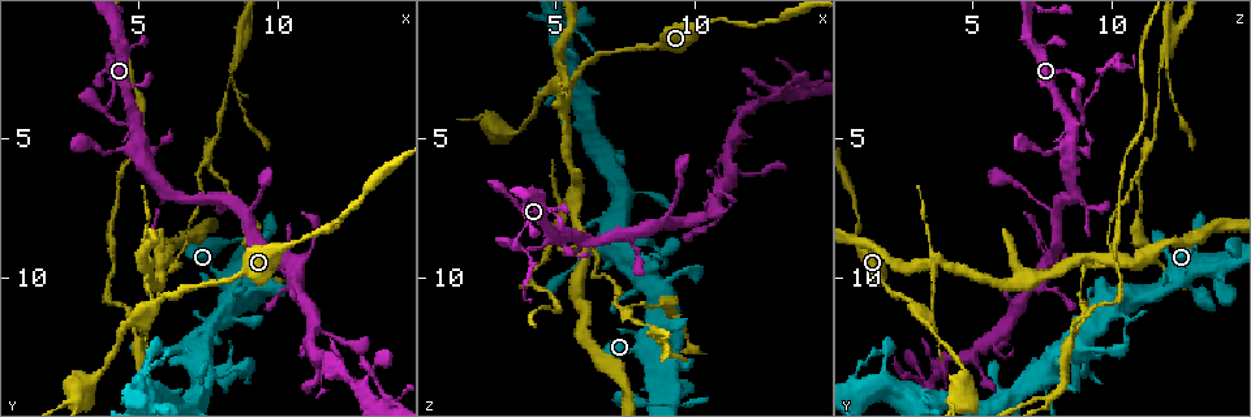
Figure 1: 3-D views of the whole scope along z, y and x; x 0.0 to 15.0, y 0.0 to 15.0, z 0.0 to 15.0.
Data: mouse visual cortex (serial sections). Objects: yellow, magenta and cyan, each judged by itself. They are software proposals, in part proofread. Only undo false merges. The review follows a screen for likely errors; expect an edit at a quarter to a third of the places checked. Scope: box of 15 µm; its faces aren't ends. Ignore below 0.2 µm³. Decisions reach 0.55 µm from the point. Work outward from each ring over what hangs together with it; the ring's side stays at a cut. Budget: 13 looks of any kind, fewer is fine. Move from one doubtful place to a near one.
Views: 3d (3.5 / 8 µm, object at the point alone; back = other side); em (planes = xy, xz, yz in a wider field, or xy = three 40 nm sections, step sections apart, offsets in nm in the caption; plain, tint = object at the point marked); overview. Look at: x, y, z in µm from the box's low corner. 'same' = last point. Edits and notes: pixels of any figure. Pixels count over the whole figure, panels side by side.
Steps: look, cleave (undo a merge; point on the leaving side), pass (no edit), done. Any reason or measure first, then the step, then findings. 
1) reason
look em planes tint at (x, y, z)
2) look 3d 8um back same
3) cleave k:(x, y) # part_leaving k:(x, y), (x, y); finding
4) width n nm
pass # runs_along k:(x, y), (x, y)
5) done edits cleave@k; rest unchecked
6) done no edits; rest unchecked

a fork
look 3d 8um at (5.4, 11.2, 3.1)

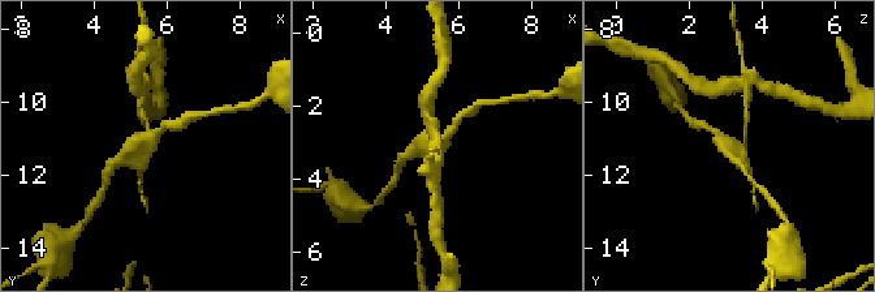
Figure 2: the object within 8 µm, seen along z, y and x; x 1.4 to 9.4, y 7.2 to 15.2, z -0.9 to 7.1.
zoom in
look 3d 3.5um at (5.3, 11.2, 3.1)

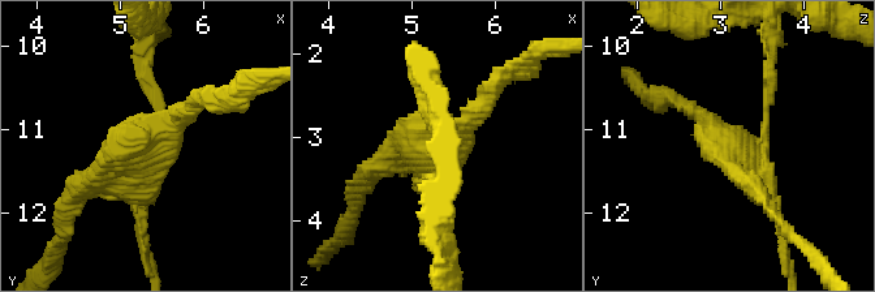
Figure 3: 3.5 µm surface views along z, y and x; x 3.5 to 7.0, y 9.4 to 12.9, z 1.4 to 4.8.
cleave 3:(149, 91) # part_leaving 3:(442, 146), (449, 183), (438, 189); a second cell is stuck on

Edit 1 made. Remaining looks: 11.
see it whole again
look overview

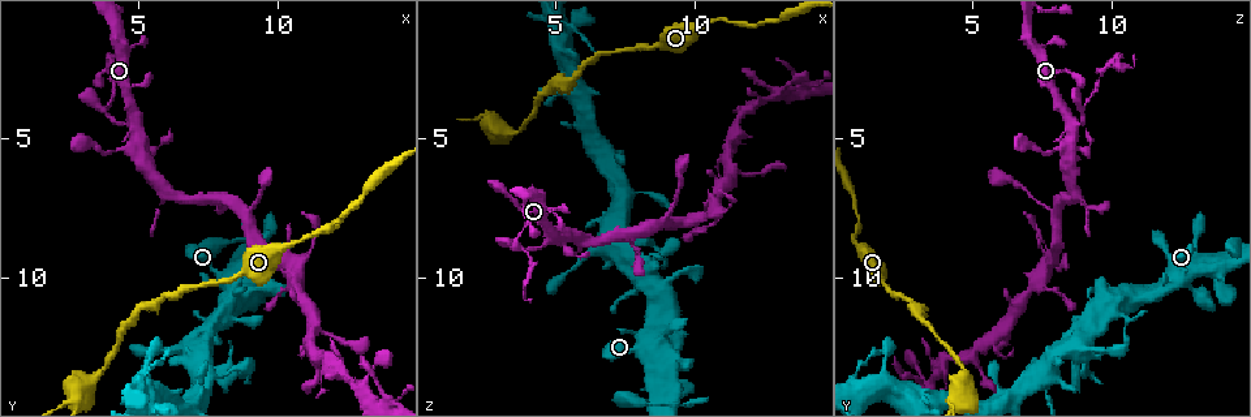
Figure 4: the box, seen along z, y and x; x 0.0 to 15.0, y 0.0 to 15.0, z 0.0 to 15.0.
calibre changes
look 3d 3.5um at (4.9, 4.6, 8.6)

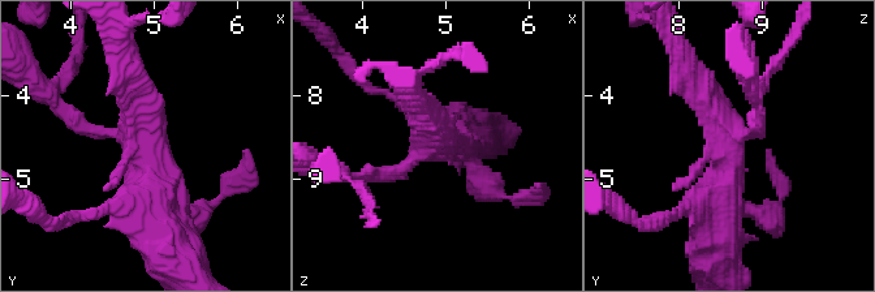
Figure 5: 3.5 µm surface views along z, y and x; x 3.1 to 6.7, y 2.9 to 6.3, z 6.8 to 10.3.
arms 3; arm_widths 150, 300, 500 nm; now the EM
look em xy step 5 tint at (4.90, 4.45, 8.55)

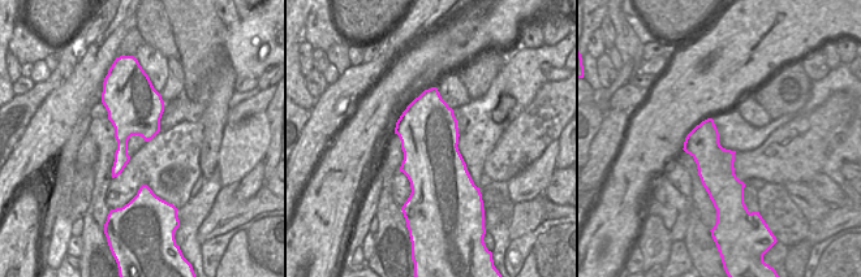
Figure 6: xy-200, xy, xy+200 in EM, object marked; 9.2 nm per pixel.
pass # runs_along 5:(684, 60), (724, 128), (718, 220); one cell here

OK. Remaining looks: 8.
abrupt turn
look 3d 3.5um back at (10.8, 9.5, 7.6)

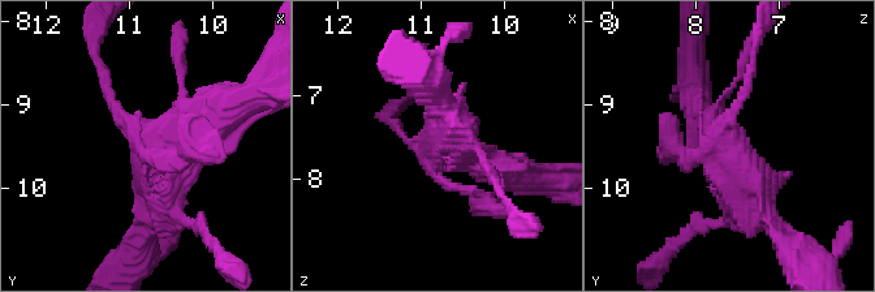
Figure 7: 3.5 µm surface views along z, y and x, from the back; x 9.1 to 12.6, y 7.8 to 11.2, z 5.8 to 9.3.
need the tissue
look em xy step 1 tint at (10.70, 9.50, 7.60)

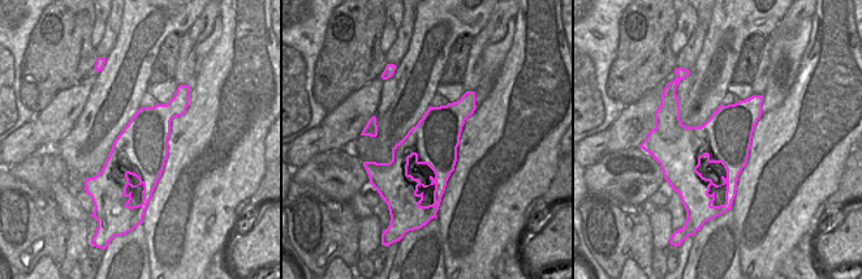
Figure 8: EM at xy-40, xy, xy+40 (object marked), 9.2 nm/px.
pass # one cell here

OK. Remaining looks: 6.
abrupt turn
look 3d 3.5um at (11.7, 12.9, 4.1)

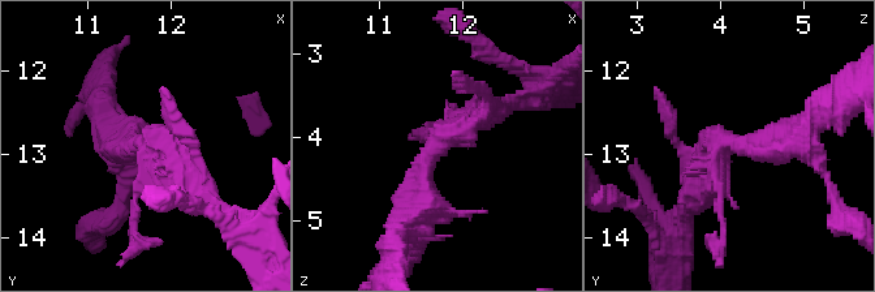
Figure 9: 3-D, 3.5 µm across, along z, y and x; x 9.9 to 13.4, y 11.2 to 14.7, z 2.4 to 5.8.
look em xy step 3 plain at (11.70, 12.80, 4.05)

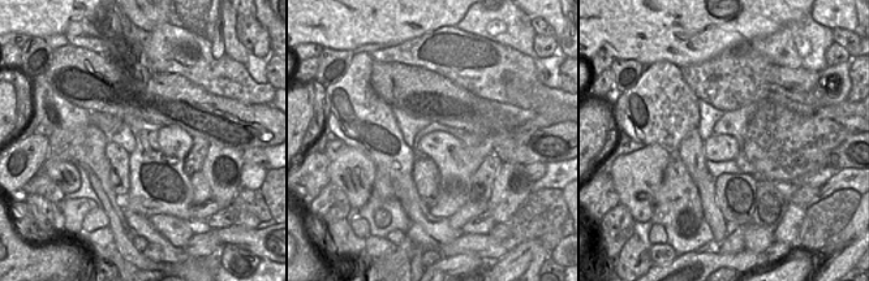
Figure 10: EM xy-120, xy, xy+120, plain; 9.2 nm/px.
look em xy step 3 tint same

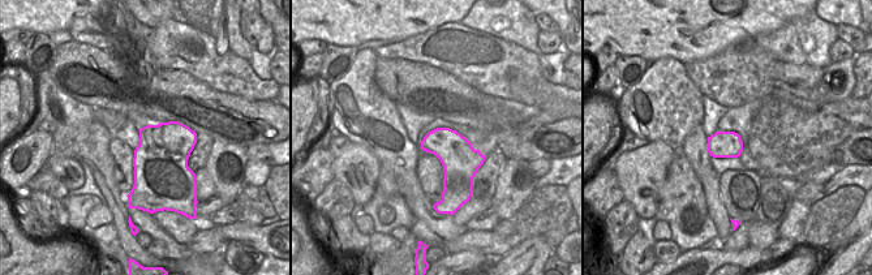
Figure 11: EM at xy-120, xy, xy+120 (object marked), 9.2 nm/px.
pass # runs_along 9:(408, 219), (429, 155), (496, 112); all the same cell

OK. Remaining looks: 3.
abrupt turn
look 3d 3.5um at (14.3, 14.2, 3.1)

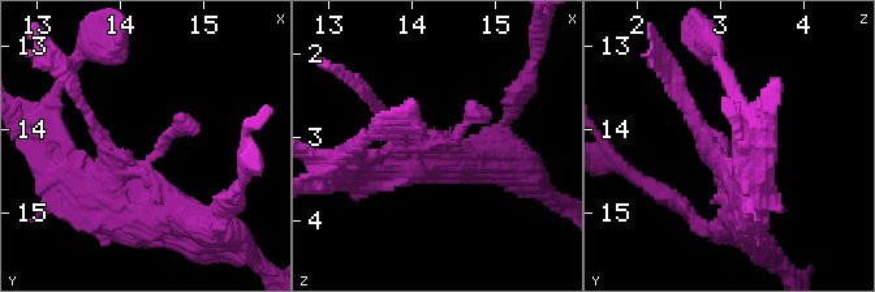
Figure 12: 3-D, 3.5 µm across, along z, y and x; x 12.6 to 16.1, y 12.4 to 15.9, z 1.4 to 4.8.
look em xy step 1 tint at (14.40, 14.25, 3.10)

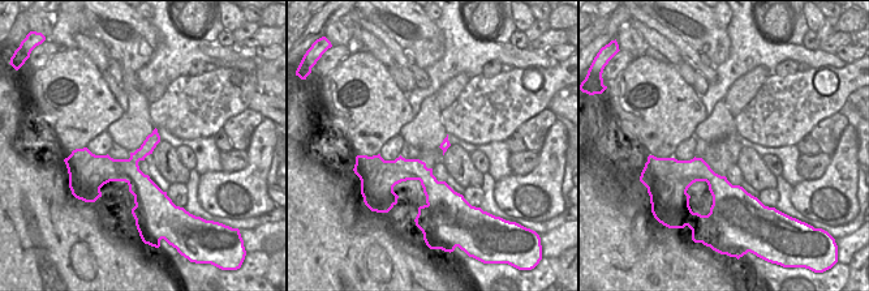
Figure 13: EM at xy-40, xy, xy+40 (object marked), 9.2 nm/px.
pass # runs_along 13:(85, 154), (163, 197); continuous, no second cell

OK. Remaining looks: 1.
done edits cleave@3; rest unchecked

